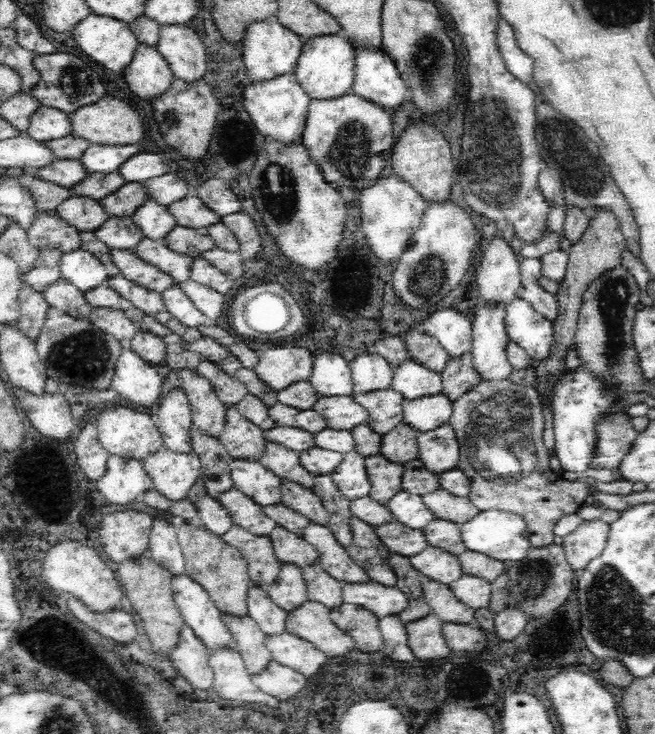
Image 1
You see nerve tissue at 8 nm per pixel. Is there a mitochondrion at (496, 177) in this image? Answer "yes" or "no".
yes

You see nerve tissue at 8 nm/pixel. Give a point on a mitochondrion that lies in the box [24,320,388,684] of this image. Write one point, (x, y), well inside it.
(84, 356)

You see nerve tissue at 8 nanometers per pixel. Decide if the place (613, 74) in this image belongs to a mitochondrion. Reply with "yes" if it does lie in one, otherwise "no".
no

